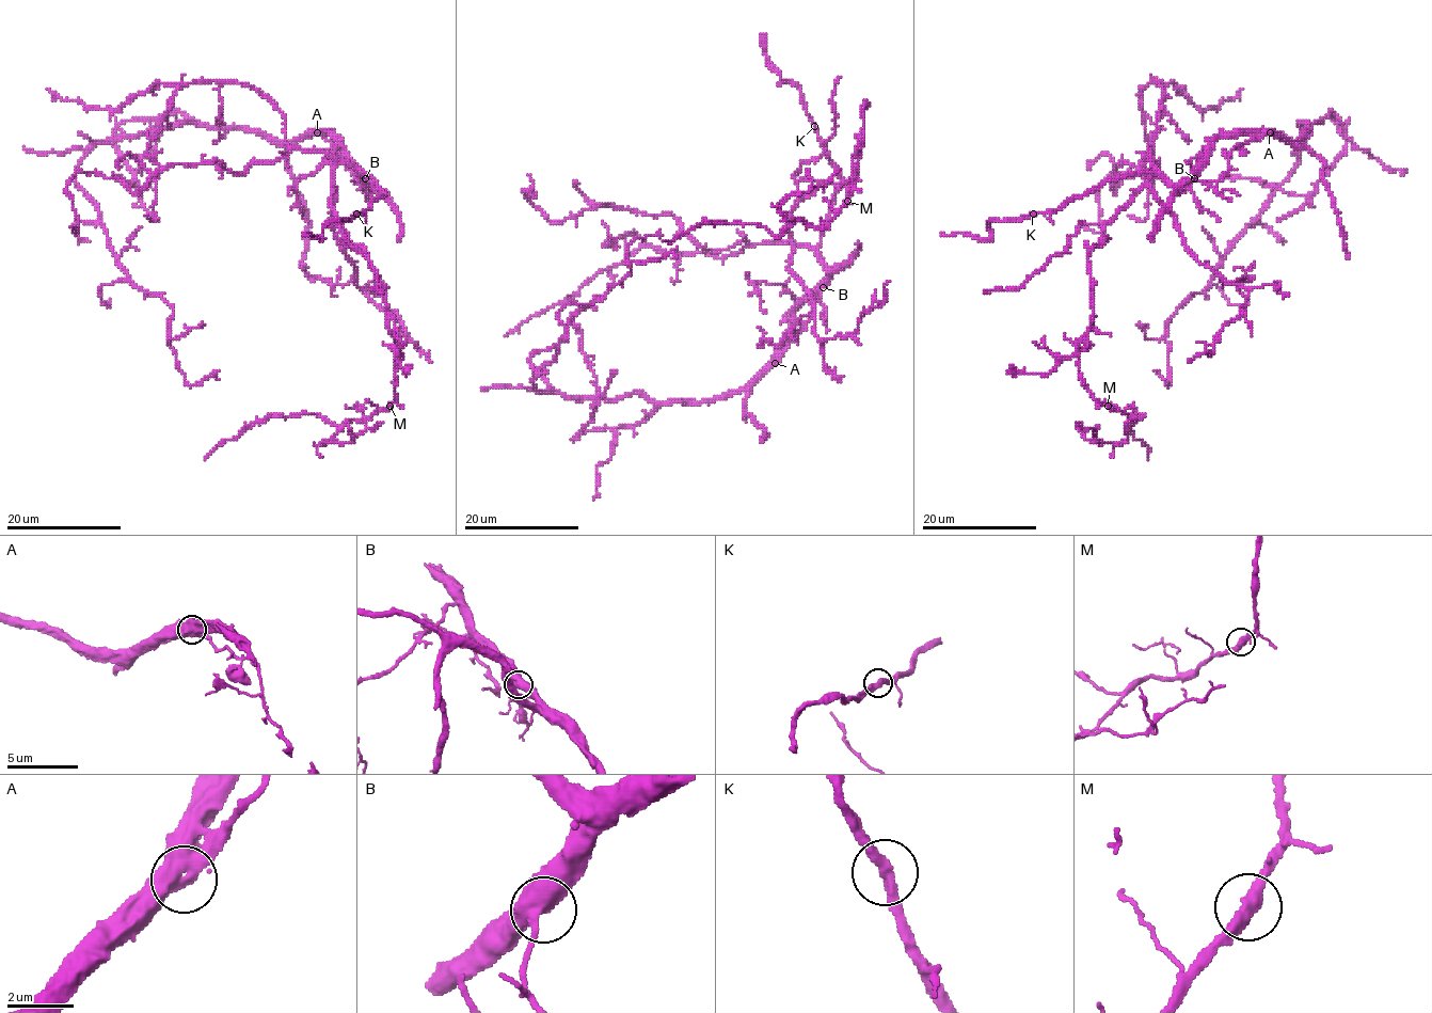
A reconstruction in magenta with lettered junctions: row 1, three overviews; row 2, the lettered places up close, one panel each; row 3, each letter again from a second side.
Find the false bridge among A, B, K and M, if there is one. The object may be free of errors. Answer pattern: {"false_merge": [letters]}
{"false_merge": ["A"]}

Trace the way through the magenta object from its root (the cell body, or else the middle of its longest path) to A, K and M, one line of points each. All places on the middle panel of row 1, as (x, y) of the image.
A: (793, 319), (793, 328), (776, 362)
K: (793, 319), (793, 314), (827, 277), (818, 248), (840, 184), (837, 167), (814, 125)
M: (793, 319), (828, 272), (813, 249), (791, 241), (789, 216), (824, 181), (848, 186), (855, 173), (847, 202)

